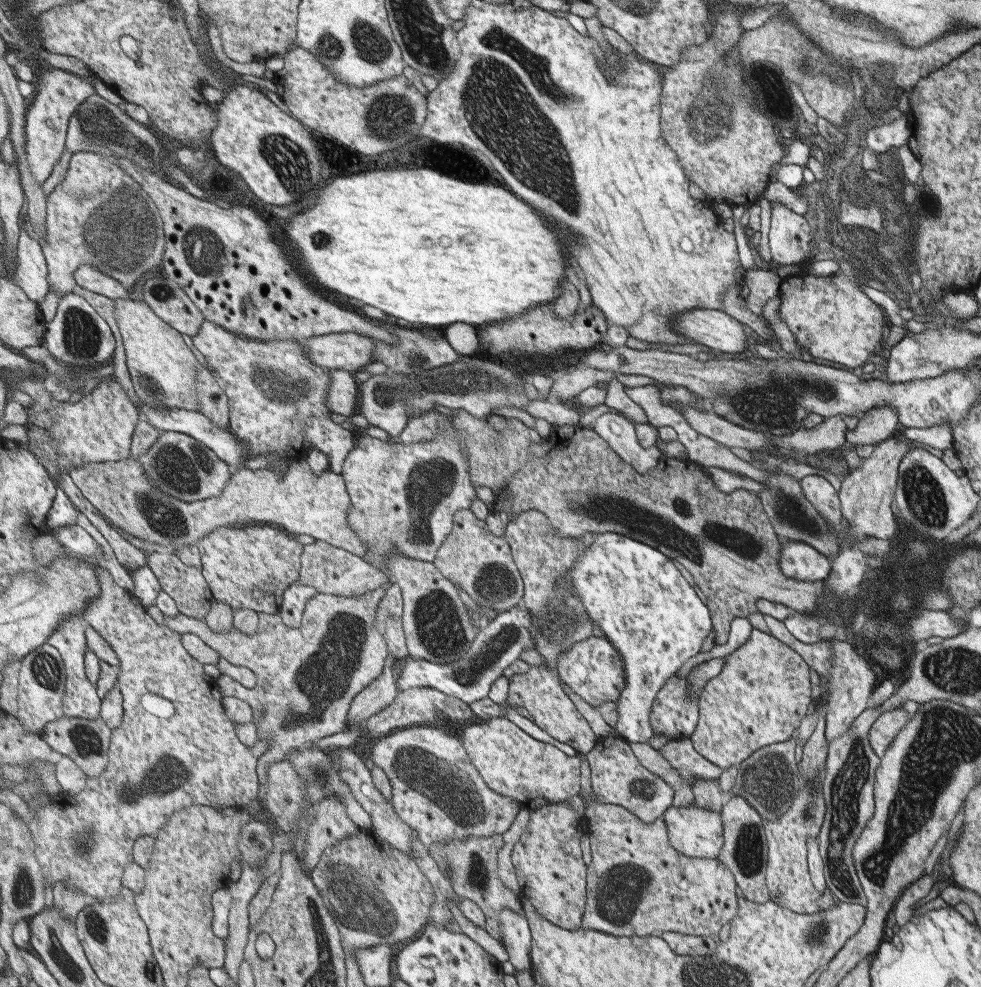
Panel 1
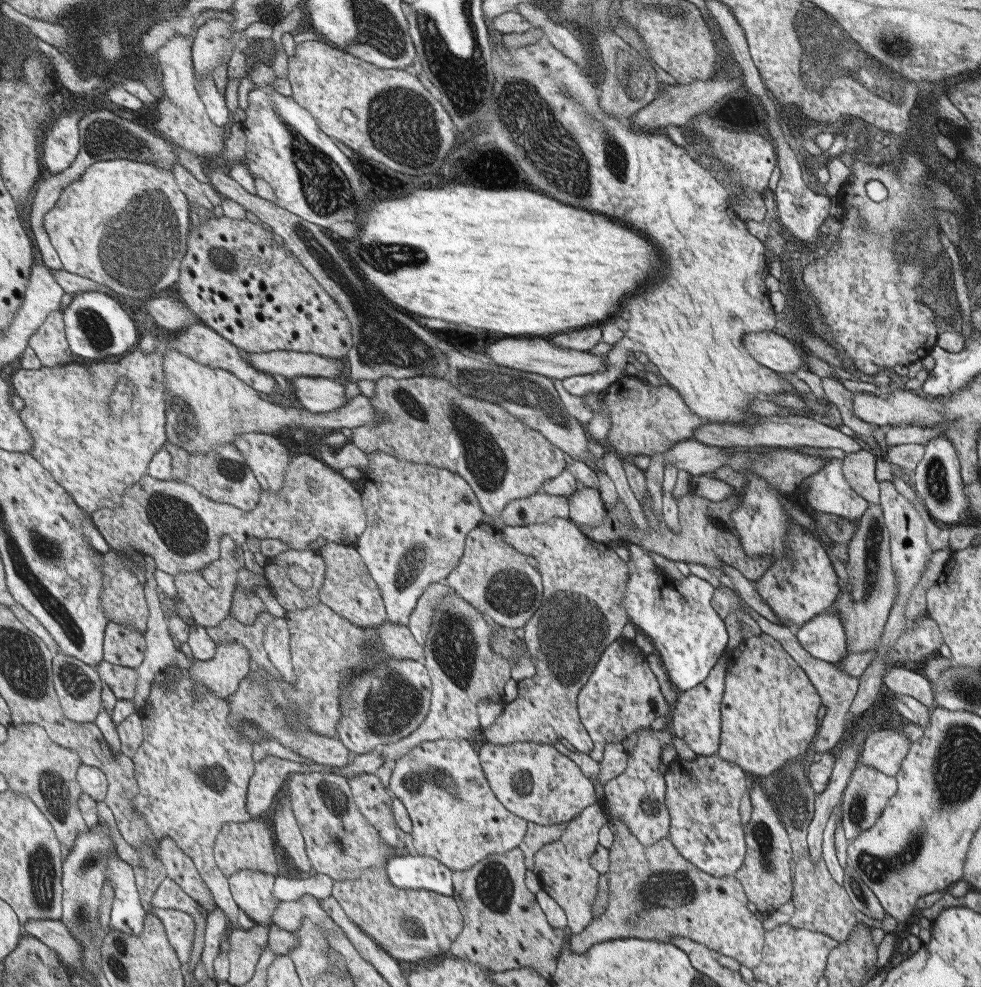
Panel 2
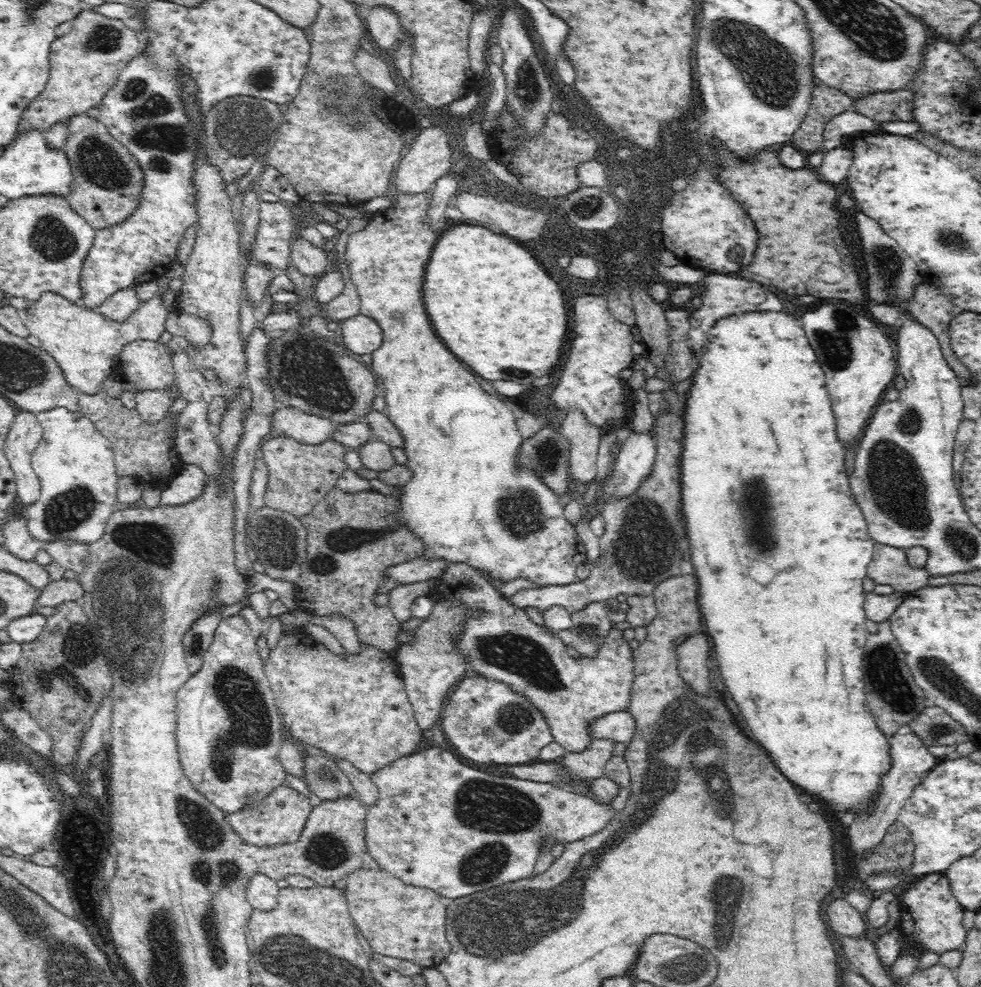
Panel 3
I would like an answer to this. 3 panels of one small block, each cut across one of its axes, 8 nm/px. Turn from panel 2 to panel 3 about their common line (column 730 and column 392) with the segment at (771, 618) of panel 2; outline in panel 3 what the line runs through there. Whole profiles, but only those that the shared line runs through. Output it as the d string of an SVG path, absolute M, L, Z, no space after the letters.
M423 556L407 563L398 564L398 566L392 566L387 570L385 576L391 578L398 588L401 588L404 585L439 578L446 571L447 563L443 560L425 562L424 558L426 557Z

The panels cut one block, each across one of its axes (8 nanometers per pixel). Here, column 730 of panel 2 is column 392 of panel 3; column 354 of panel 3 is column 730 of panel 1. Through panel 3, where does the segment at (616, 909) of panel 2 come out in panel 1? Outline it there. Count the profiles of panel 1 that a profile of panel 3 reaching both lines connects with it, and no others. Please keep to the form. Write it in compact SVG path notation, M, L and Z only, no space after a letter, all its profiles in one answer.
M582 755L579 768L579 796L587 816L591 839L592 861L588 866L587 916L580 920L580 929L598 930L613 936L660 936L662 932L677 932L691 936L717 938L723 924L731 923L738 912L735 882L731 871L717 859L693 858L677 852L670 844L665 821L660 817L647 824L619 805L600 802L593 794L590 769Z

